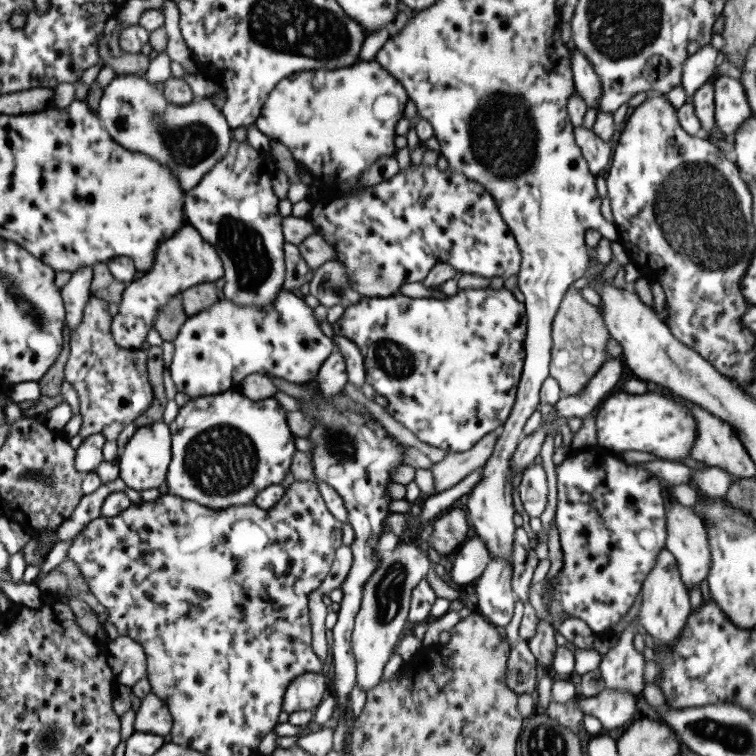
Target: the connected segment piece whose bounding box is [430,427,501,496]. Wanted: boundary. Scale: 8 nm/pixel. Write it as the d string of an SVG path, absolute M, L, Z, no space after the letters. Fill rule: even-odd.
M501 428L486 434L479 442L470 450L460 453L448 453L442 462L432 463L430 470L434 475L434 495L446 492L448 488L453 488L459 484L472 472L481 470L490 456L494 454L496 442L500 436Z

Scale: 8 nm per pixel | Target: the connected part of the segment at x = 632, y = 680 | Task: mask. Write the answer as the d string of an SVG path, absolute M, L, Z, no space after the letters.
M636 617L634 621L624 629L616 645L614 645L608 653L603 655L601 663L599 664L599 669L605 682L605 688L625 688L625 690L629 690L630 693L636 693L636 695L642 693L645 683L644 669L646 662L644 660L644 655L634 649L633 643L638 625L639 622Z

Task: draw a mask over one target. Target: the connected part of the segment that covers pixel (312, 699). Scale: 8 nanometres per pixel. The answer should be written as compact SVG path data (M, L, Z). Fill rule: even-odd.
M307 672L297 676L284 693L282 710L289 714L299 710L314 711L322 704L328 686L329 678L322 673Z

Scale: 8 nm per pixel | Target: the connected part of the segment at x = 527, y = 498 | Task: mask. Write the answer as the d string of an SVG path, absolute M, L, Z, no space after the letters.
M542 464L526 467L518 488L518 496L522 499L524 512L532 518L539 517L548 504L548 493L546 471Z

